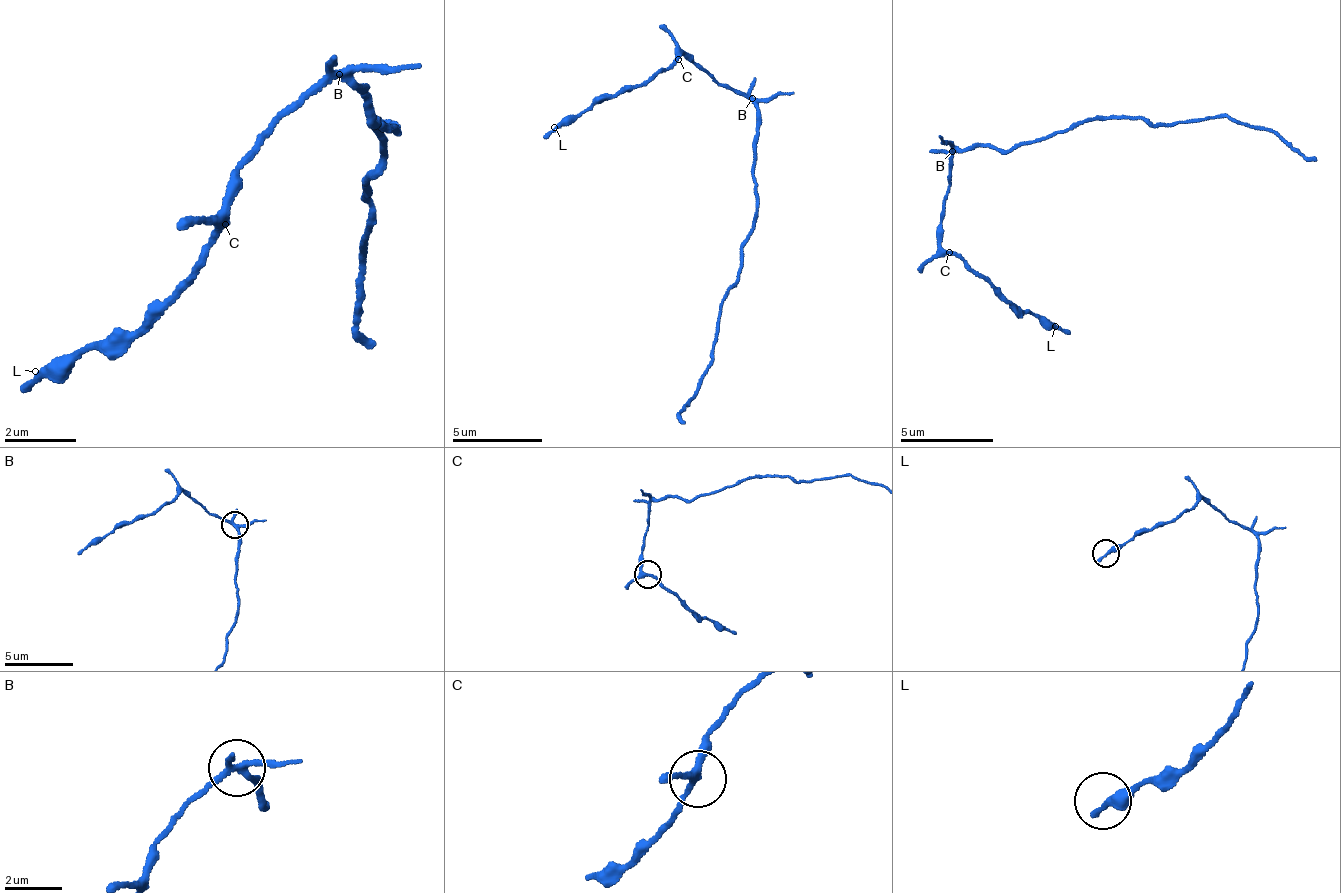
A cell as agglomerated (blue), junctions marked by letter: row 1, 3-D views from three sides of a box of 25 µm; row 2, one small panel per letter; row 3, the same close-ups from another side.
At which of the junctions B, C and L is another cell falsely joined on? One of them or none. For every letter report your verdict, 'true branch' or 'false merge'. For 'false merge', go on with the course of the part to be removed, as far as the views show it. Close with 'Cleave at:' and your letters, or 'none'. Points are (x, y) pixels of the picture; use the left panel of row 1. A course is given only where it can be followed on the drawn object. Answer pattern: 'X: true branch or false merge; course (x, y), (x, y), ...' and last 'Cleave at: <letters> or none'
B: false merge; course (337, 77), (376, 127), (399, 136), (377, 124), (390, 155), (370, 175), (374, 203), (363, 273), (360, 346)
C: true branch
L: true branch
Cleave at: B

